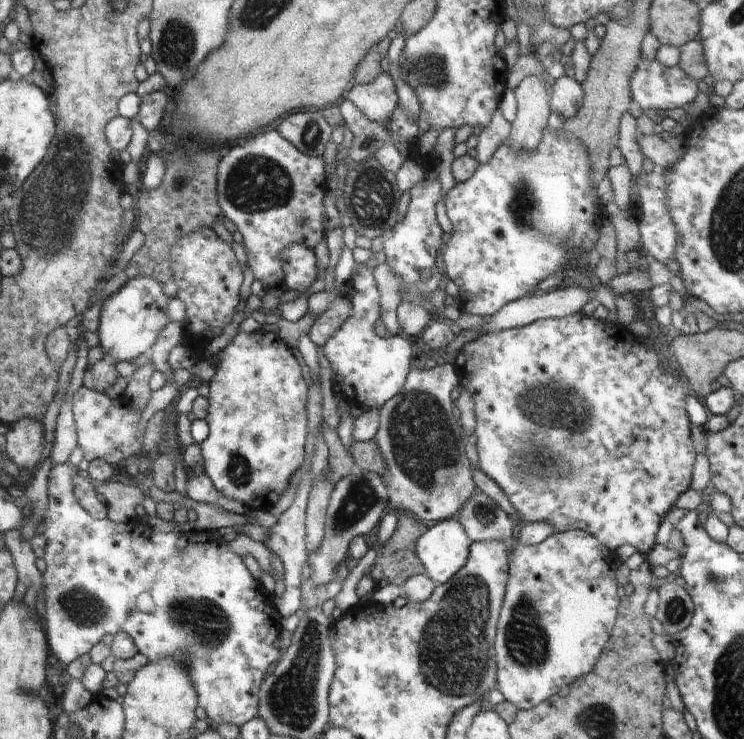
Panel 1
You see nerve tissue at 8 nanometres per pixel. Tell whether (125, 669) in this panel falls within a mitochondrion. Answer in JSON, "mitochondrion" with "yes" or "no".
{"mitochondrion":"no"}

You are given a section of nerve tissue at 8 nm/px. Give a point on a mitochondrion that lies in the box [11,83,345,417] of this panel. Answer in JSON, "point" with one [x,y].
{"point":[45,211]}

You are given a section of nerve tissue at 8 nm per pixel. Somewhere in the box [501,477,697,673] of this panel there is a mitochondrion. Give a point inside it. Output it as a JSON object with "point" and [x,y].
{"point":[675,609]}

